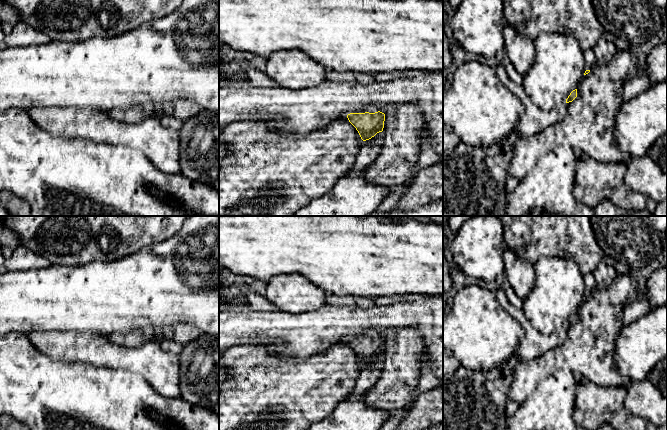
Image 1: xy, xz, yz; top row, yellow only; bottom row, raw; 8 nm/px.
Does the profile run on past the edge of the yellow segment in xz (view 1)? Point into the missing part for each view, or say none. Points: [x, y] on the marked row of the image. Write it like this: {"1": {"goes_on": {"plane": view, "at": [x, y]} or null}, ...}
{"1": {"goes_on": {"plane": "xz", "at": [373, 109]}}}

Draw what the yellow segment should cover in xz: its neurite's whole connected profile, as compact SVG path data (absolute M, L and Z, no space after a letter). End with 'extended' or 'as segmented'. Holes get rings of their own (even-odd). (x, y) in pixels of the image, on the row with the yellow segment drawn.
M376 107L347 114L349 122L356 128L363 141L369 140L384 128L385 114Z | extended

